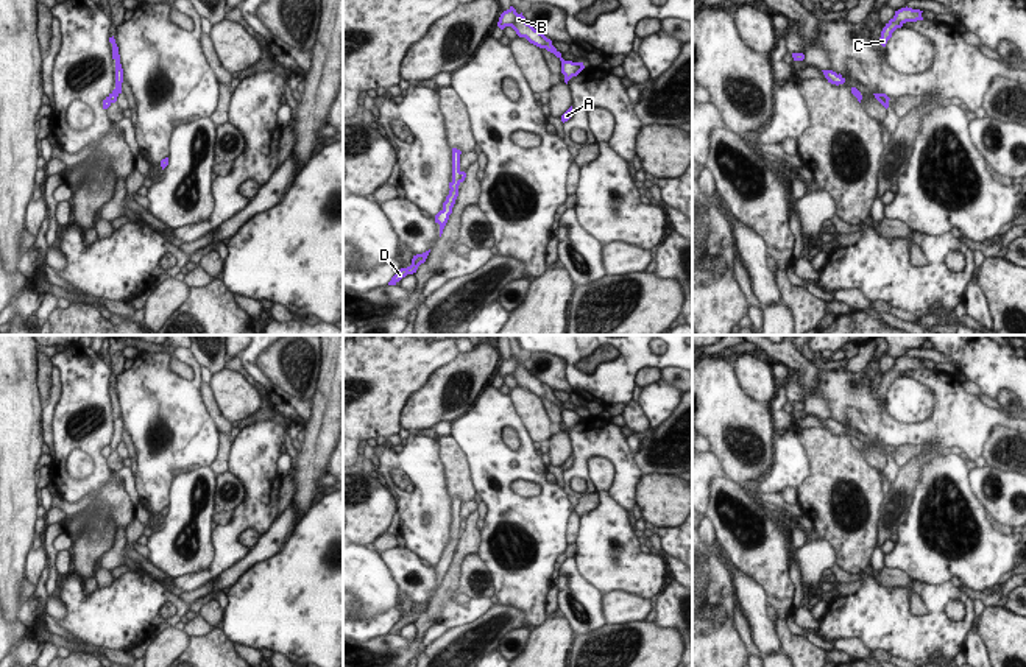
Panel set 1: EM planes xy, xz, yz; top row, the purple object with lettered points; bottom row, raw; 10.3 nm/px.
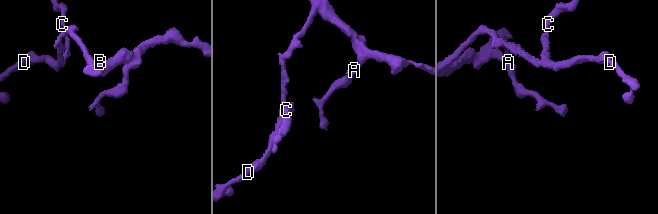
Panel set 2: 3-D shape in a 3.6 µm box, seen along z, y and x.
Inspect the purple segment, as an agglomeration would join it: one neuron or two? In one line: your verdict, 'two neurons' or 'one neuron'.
two neurons

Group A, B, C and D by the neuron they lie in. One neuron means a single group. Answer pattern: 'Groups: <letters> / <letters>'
Groups: A B D / C.

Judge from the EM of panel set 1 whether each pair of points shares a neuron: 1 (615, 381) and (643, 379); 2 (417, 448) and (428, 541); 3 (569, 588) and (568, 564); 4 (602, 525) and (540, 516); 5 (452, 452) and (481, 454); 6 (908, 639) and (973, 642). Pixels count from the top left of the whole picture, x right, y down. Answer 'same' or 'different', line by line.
1: different
2: same
3: same
4: different
5: different
6: different

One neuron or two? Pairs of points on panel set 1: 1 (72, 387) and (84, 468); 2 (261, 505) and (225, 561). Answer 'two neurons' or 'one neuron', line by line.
1: two neurons
2: one neuron

